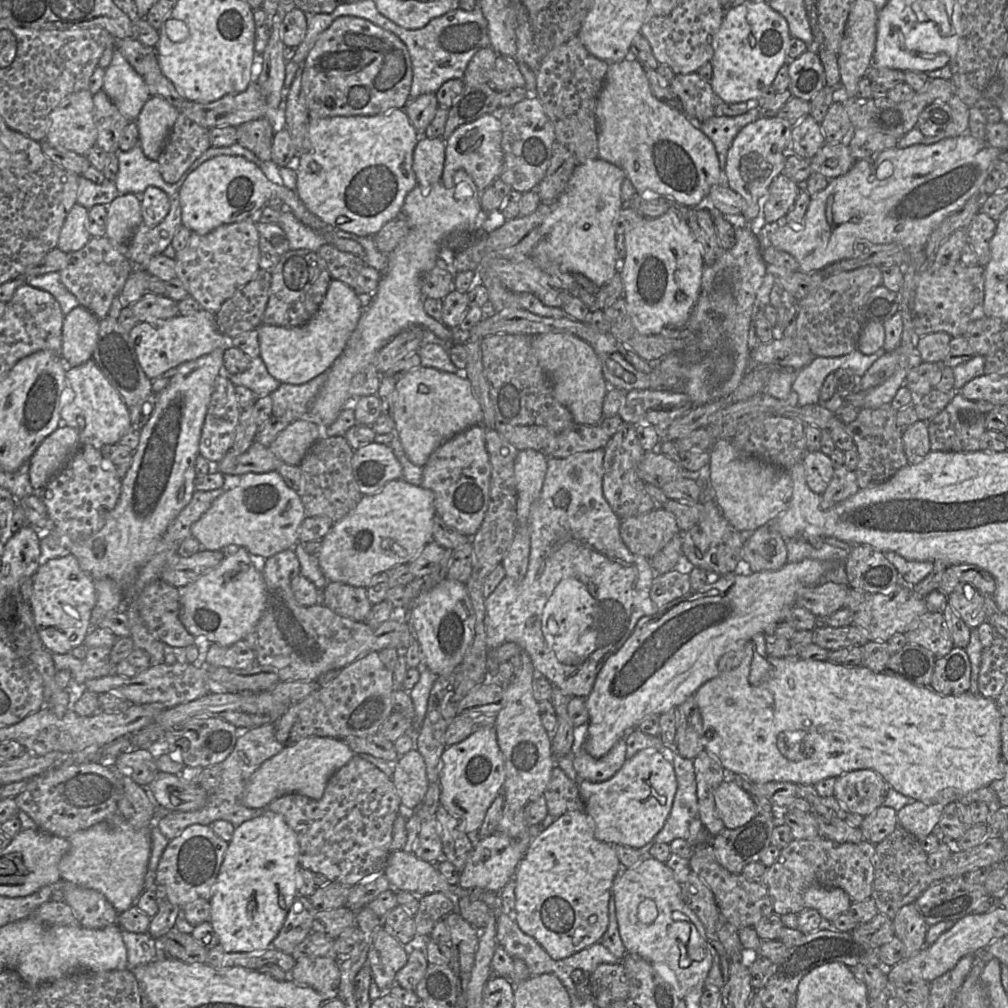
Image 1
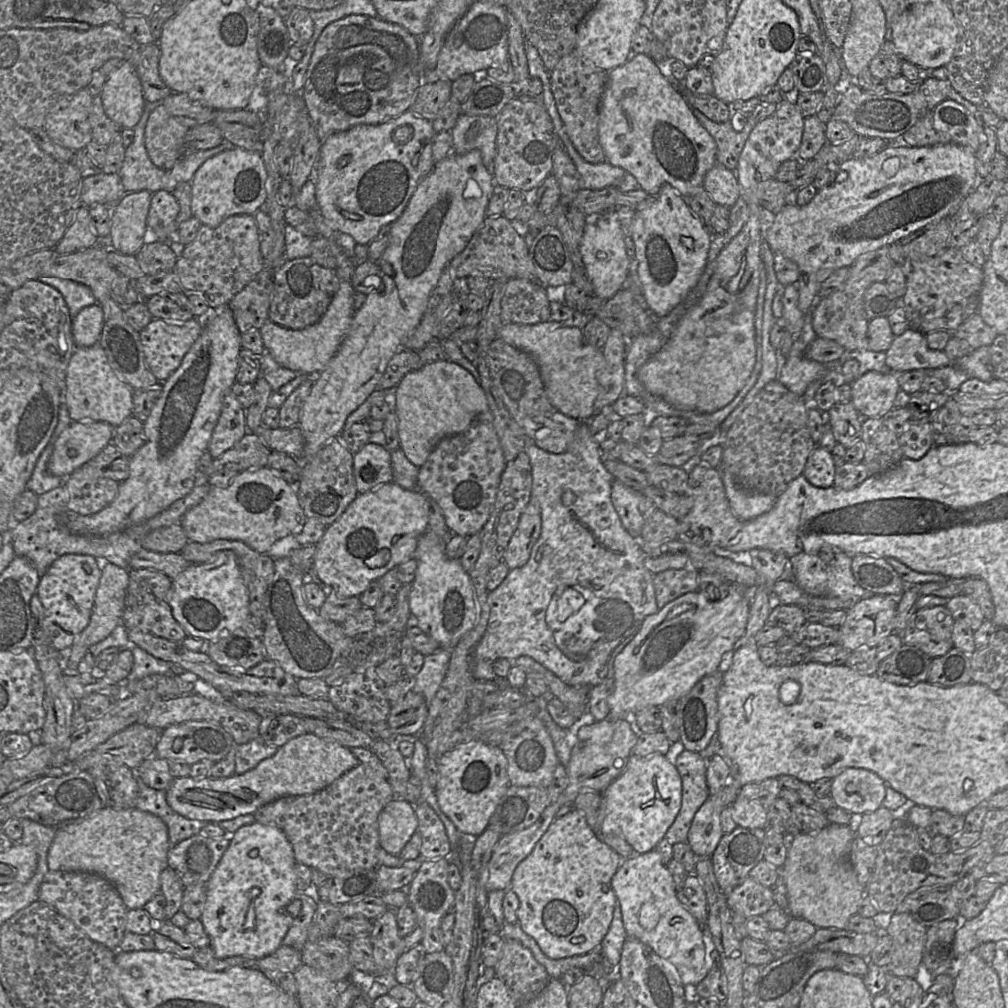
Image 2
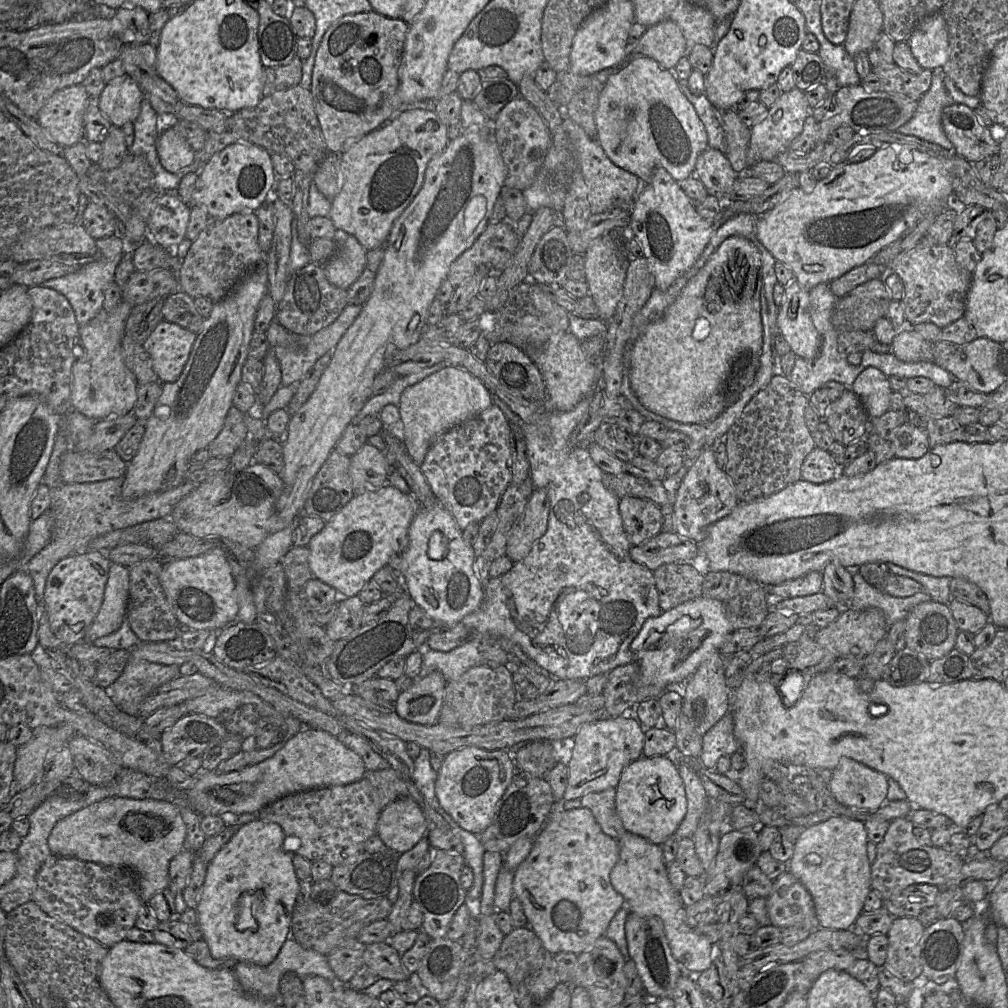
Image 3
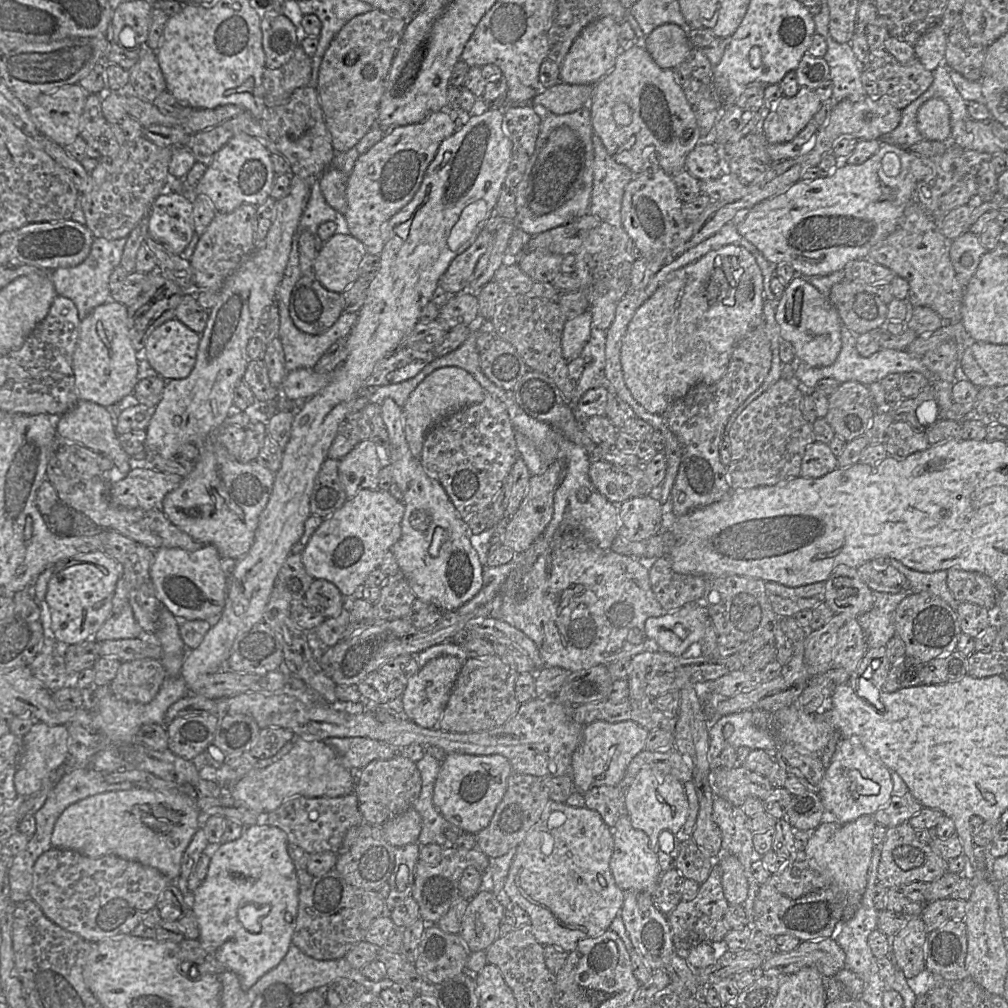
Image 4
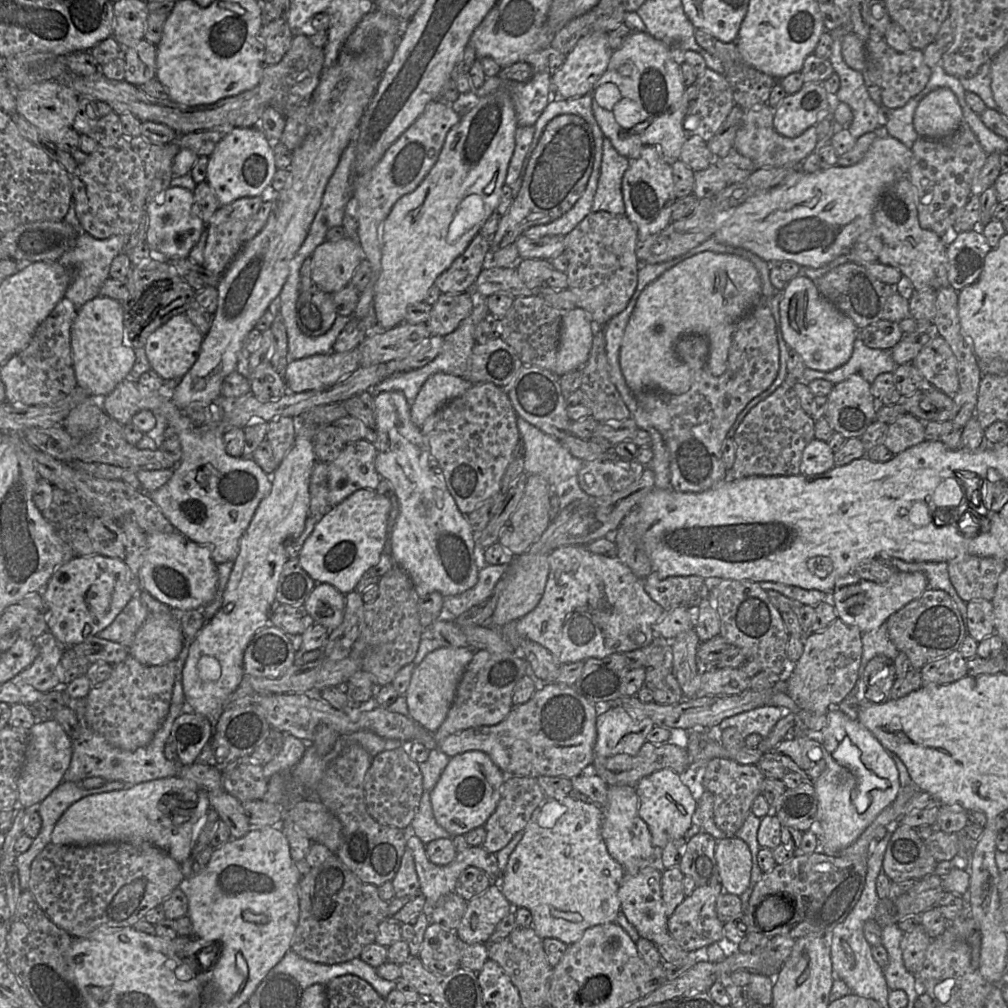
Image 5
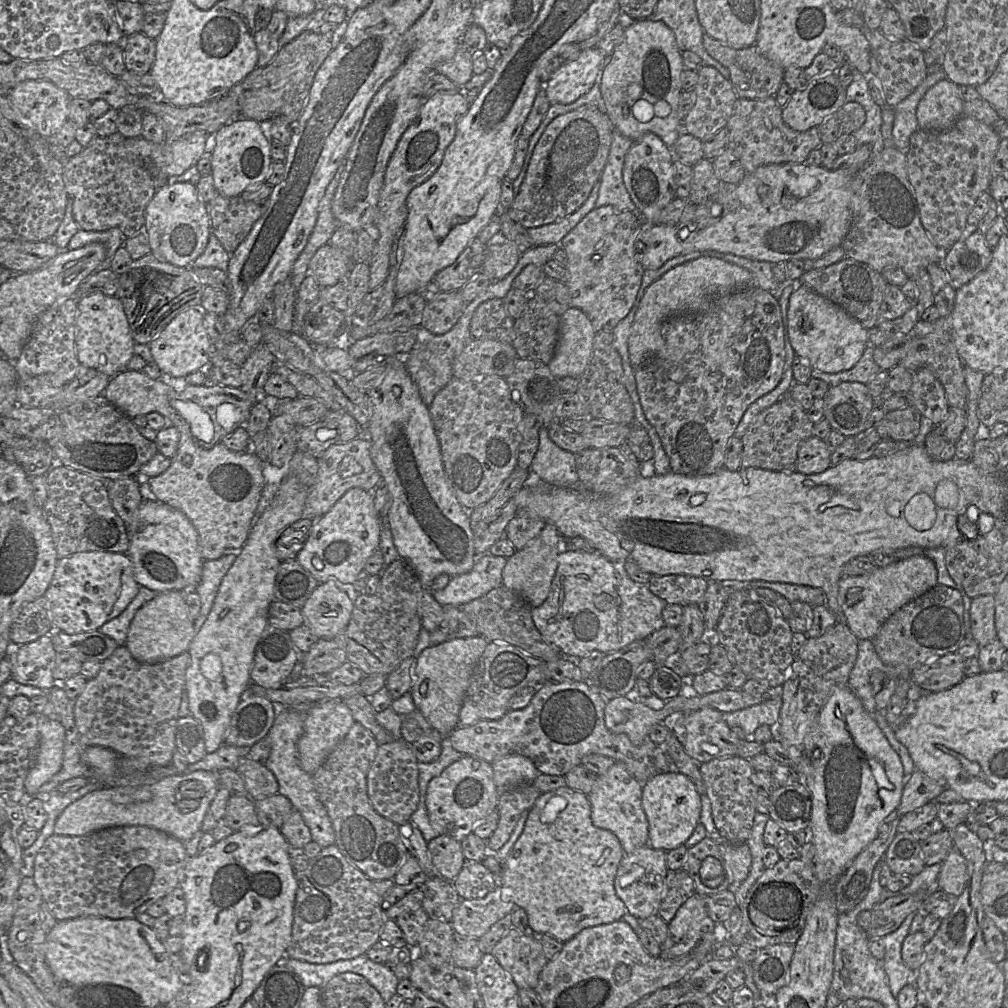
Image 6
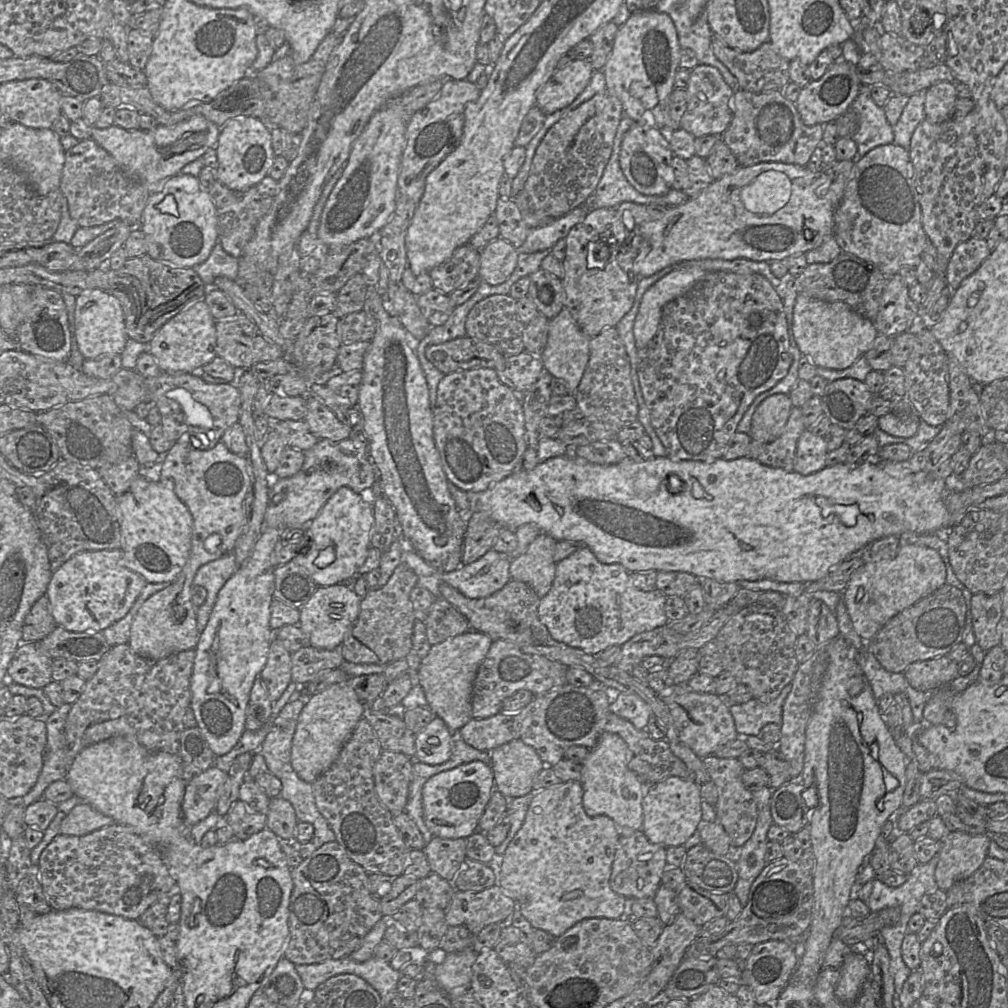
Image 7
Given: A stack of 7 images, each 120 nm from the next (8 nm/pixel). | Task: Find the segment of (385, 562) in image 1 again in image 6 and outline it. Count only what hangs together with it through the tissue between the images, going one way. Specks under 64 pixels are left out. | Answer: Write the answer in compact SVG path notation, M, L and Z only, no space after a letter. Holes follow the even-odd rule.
M353 487L332 506L332 508L315 520L312 525L304 548L298 553L296 559L308 570L319 583L329 580L343 584L353 584L358 574L364 570L367 560L379 548L380 542L380 518L374 505L374 496L367 490Z

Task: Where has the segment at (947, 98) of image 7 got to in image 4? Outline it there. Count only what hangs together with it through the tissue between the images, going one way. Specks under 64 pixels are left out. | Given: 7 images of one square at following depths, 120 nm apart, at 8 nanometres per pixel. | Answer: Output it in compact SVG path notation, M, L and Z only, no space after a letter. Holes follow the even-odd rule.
M932 98L918 110L917 127L925 140L949 141L951 137L951 111L942 99Z

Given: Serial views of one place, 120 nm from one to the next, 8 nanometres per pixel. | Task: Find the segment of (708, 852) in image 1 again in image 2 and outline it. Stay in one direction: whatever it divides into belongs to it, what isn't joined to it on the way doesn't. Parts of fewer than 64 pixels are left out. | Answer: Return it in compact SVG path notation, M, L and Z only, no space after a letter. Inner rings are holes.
M748 876L727 896L727 905L745 918L763 915L774 905L773 890Z

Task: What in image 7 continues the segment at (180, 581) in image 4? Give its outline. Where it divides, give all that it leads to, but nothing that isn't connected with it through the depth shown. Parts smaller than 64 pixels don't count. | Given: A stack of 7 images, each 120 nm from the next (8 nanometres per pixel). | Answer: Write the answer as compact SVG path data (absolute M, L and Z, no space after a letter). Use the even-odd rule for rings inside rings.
M139 474L129 490L117 497L124 565L140 574L148 583L173 582L189 557L193 534L193 516L187 505L175 493L174 485L172 479L150 481Z

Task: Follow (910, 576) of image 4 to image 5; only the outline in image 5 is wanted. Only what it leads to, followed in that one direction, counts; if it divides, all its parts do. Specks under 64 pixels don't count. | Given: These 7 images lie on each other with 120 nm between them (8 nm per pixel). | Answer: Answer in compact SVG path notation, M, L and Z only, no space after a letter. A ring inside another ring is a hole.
M895 558L892 561L892 567L901 572L922 572L928 581L928 589L940 589L945 591L953 599L958 607L962 618L966 624L967 619L967 602L963 601L955 588L953 587L949 572L948 562L914 562L909 563Z

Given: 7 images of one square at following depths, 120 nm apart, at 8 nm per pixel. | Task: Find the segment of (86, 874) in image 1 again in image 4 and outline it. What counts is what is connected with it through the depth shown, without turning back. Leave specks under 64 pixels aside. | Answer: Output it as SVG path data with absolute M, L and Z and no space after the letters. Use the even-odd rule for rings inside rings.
M141 787L110 791L80 800L57 819L51 844L89 858L114 855L159 870L171 883L180 876L181 859L199 829L200 810L184 793L169 793Z

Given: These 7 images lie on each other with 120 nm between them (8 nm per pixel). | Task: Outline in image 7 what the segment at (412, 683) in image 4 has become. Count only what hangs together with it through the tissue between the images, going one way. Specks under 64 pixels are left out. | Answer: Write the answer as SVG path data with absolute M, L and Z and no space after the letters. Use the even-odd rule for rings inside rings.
M469 630L463 634L431 646L421 660L417 684L425 693L428 707L441 718L450 731L459 730L472 719L472 692L474 680L493 640L484 633Z

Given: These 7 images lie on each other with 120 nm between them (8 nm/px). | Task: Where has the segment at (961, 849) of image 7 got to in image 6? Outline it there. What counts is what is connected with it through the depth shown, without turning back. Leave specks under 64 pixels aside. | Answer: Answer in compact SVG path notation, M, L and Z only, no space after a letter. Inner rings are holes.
M953 845L951 851L941 863L938 875L939 889L957 897L963 892L967 878L968 868L966 859Z

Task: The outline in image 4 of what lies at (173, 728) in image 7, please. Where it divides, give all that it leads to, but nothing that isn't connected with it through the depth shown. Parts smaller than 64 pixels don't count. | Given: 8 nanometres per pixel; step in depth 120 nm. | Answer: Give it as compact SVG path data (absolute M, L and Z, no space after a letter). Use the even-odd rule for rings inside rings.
M144 658L121 662L109 686L115 697L141 703L150 702L167 677L160 660Z

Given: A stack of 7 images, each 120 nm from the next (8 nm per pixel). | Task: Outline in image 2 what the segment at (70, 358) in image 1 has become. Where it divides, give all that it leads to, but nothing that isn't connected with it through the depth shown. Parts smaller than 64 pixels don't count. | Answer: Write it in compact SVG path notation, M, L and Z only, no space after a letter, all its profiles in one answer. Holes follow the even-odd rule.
M95 304L83 308L72 319L72 334L76 347L91 347L98 343L103 321L101 305Z

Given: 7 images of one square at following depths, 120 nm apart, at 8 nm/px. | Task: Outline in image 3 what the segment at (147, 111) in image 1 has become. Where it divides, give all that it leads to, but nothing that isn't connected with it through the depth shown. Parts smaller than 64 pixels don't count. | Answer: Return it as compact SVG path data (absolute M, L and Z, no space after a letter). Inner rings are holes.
M174 127L160 132L156 149L161 165L170 173L179 172L195 160L195 151Z

